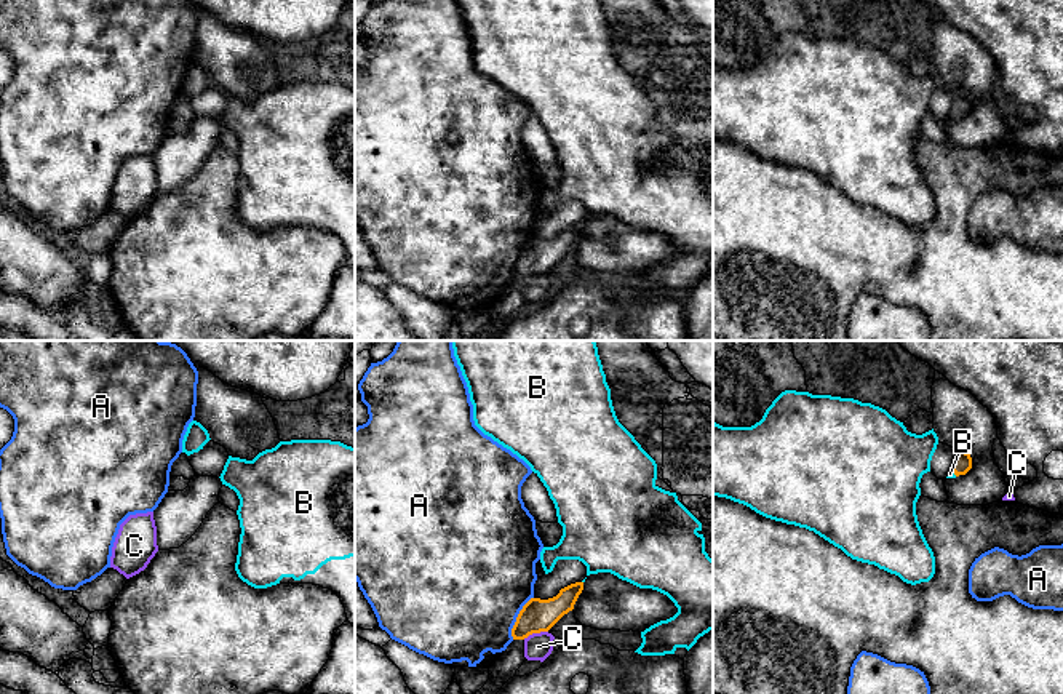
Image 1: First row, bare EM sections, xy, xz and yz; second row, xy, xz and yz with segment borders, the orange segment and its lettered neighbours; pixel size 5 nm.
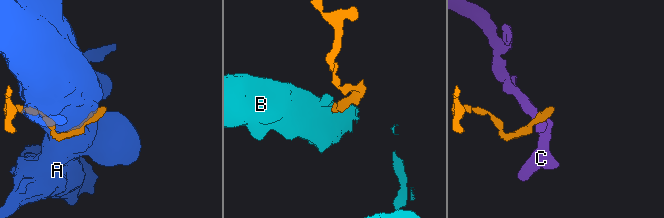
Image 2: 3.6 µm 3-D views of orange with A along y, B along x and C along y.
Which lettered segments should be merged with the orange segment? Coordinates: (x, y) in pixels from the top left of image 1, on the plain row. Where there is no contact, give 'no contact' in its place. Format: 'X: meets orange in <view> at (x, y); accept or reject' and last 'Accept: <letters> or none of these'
A: meets orange in xz at (517, 259); reject
B: meets orange in yz at (953, 112); accept
C: meets orange in xz at (534, 274); reject
Accept: B

